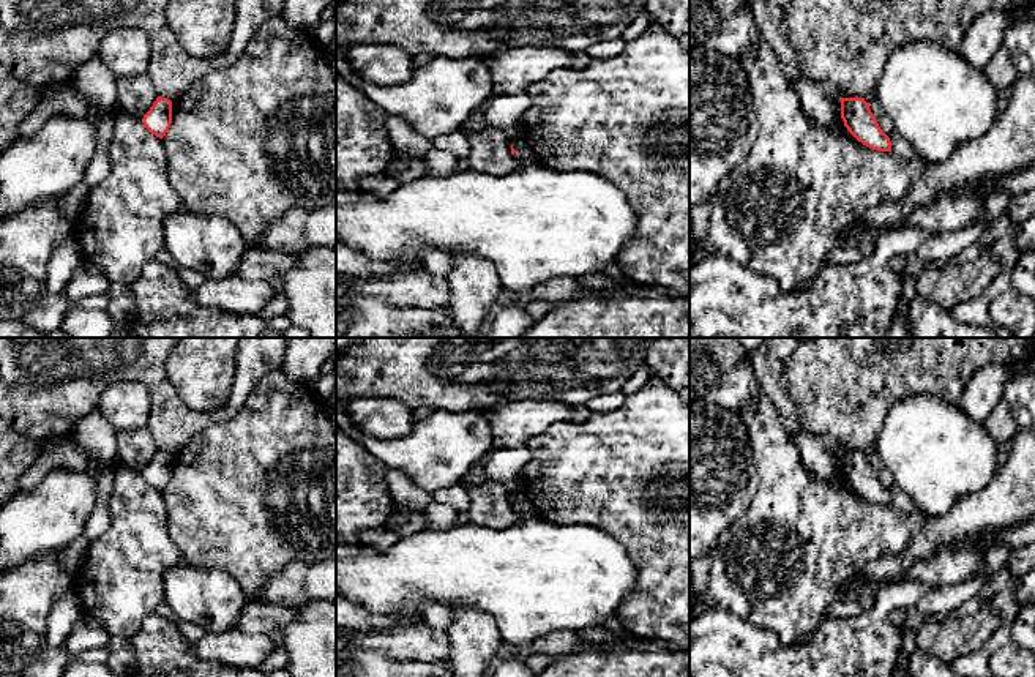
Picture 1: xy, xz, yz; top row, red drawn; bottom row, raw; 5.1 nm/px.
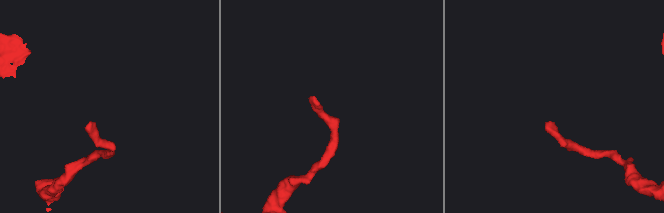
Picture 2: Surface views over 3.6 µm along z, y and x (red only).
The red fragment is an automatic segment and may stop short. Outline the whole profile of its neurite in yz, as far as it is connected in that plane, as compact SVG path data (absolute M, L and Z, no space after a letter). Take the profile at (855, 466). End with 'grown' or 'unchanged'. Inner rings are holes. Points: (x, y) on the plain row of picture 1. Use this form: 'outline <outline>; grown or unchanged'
outline M841 451L841 472L847 484L863 499L891 505L890 491L880 483L865 451Z; unchanged

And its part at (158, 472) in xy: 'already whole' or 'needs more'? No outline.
already whole

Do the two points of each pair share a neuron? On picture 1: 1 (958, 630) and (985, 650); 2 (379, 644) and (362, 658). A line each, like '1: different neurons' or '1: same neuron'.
1: different neurons
2: different neurons

